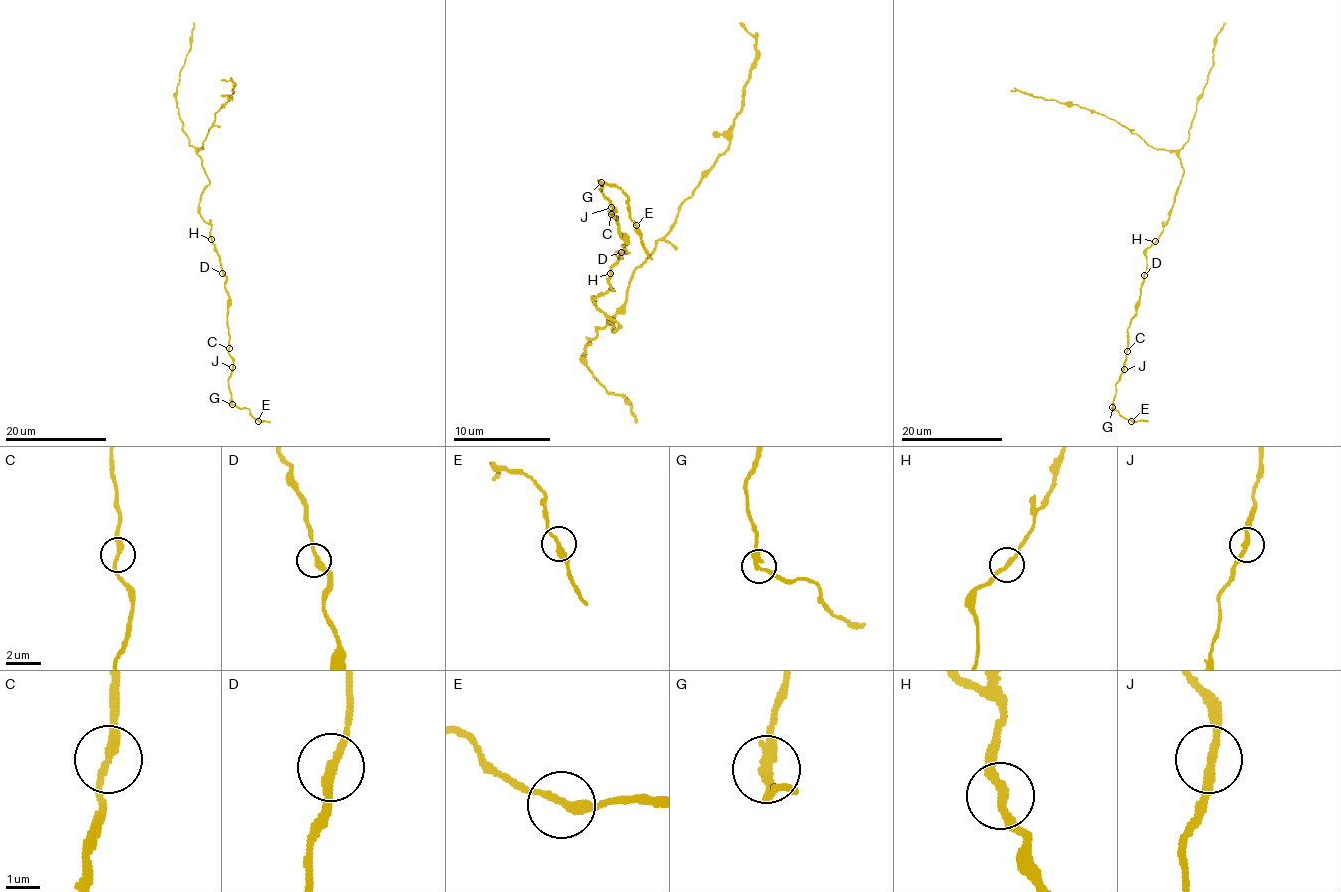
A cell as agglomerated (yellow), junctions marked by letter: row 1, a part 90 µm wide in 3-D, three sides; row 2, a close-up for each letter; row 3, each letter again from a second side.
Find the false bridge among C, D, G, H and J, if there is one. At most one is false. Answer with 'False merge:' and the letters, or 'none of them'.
False merge: G

